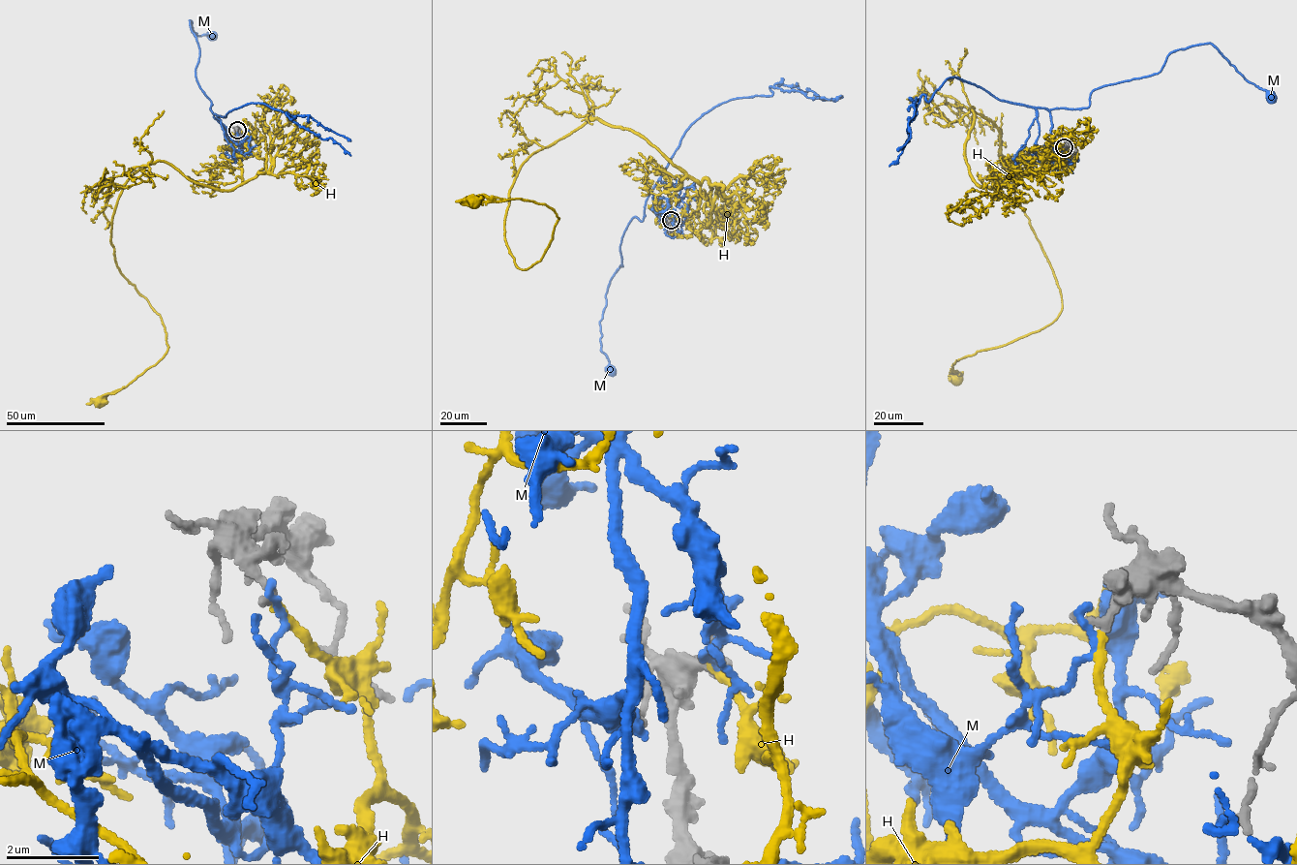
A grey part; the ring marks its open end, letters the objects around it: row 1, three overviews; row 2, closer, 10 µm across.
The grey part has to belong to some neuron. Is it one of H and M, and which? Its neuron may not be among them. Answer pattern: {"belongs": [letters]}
{"belongs": ["H"]}

